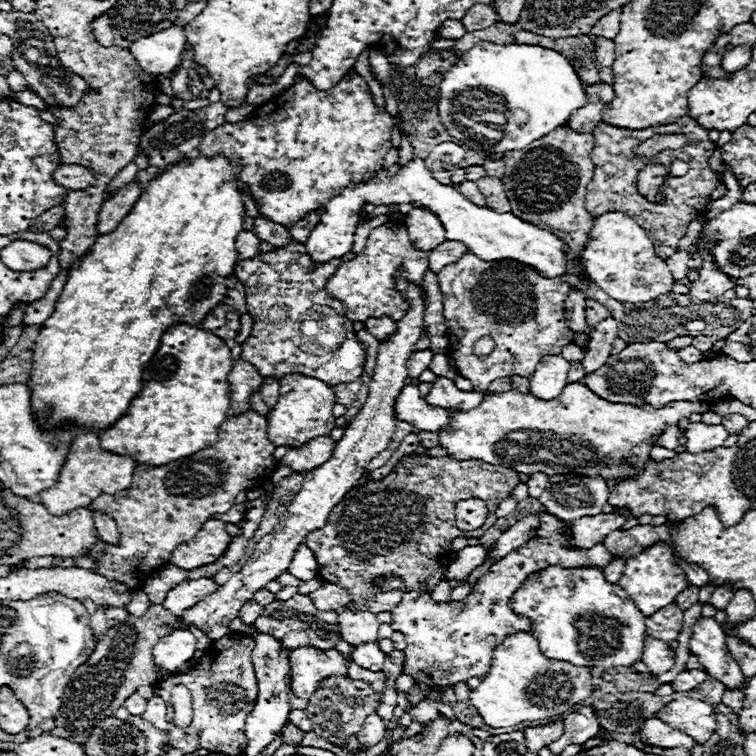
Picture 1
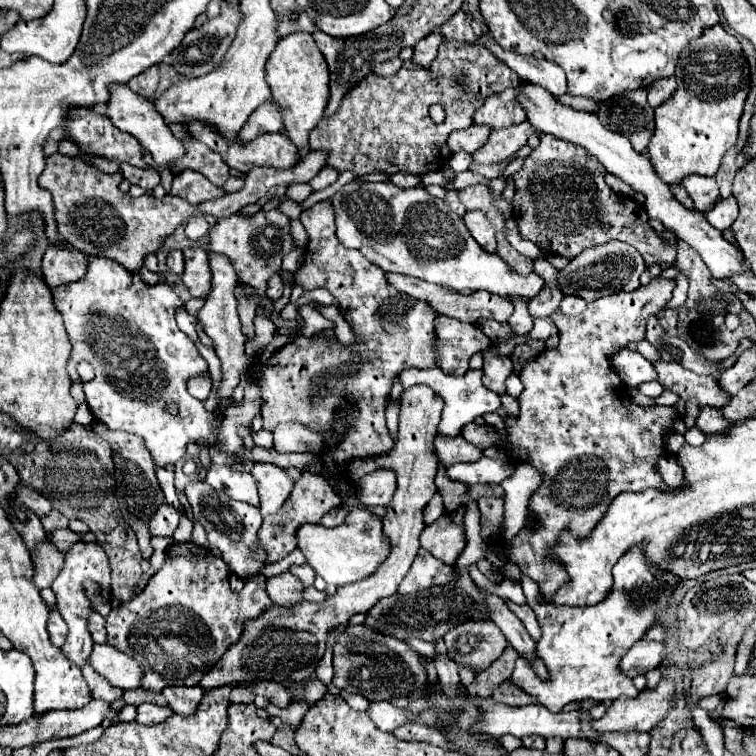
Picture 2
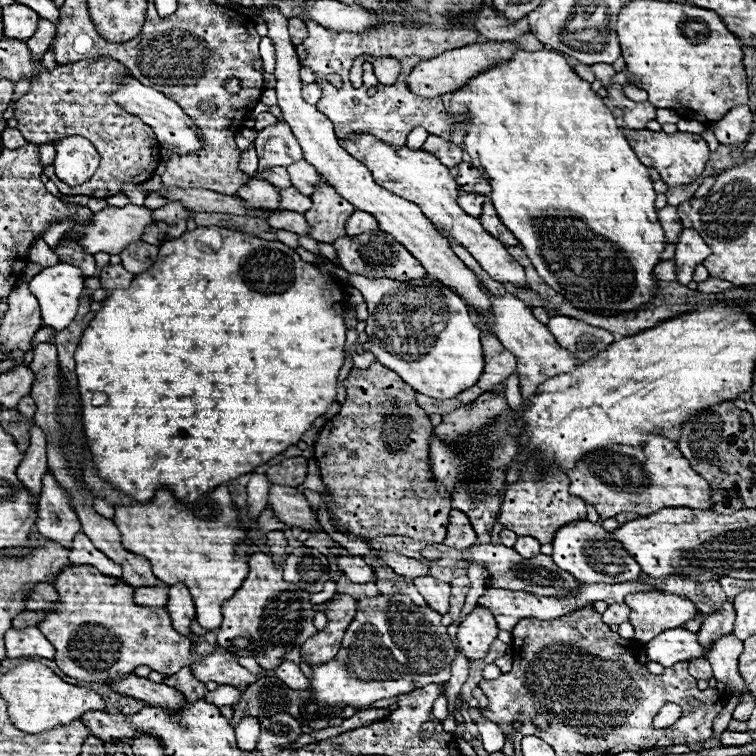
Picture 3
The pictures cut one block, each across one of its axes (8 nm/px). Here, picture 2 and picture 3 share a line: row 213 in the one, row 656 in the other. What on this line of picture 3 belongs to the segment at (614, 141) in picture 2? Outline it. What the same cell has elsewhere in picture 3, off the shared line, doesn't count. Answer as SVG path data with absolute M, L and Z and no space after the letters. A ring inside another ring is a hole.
M672 628L646 644L646 656L652 662L660 662L664 668L670 668L676 662L702 658L702 648L698 646L694 632L688 632L686 628Z

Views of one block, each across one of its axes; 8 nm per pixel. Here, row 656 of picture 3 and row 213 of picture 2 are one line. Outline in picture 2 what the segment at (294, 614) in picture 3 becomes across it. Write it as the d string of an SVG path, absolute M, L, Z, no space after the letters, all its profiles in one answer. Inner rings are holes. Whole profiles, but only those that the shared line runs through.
M260 210L252 218L228 216L216 222L210 230L210 250L228 256L238 278L252 286L258 296L266 296L266 282L272 274L280 270L282 258L294 248L290 236L290 218L280 210Z

